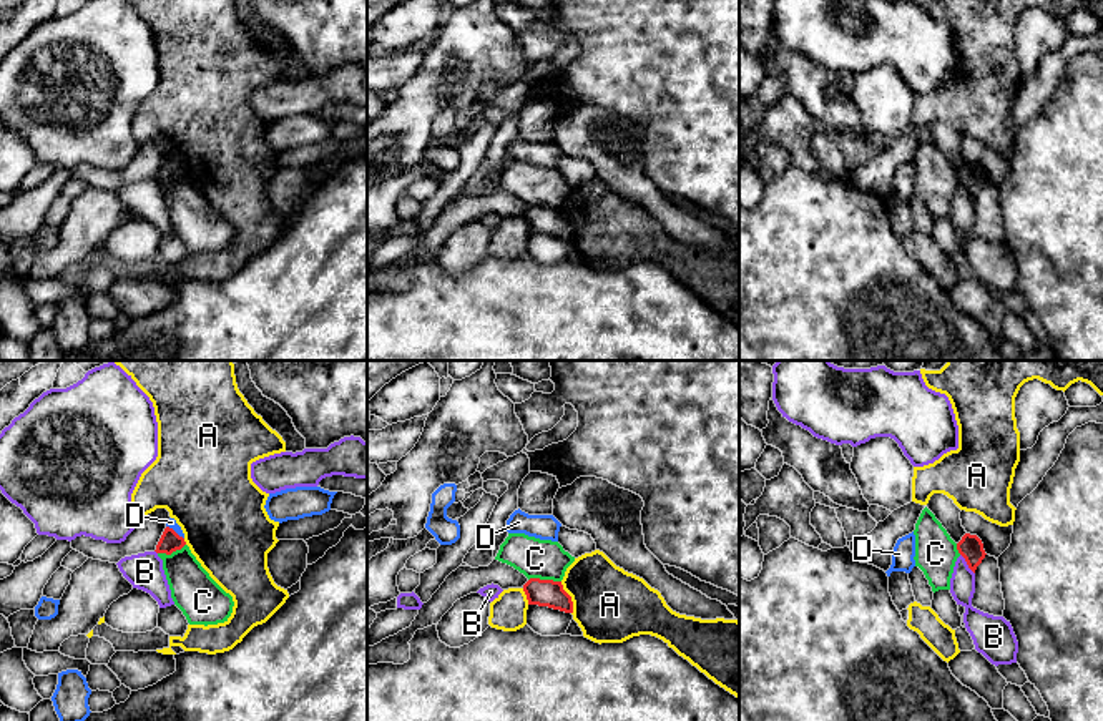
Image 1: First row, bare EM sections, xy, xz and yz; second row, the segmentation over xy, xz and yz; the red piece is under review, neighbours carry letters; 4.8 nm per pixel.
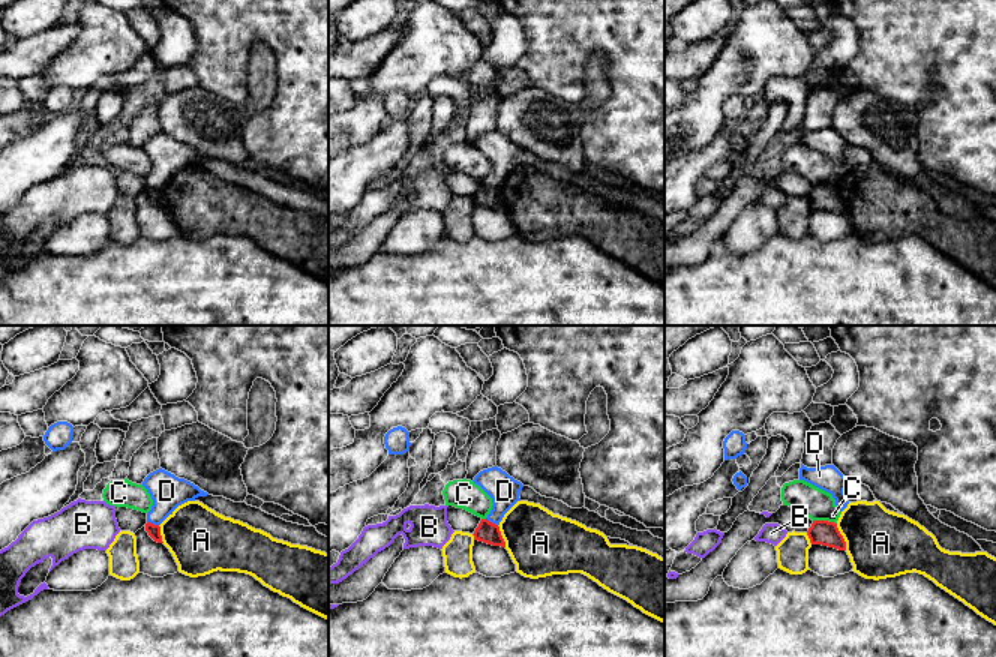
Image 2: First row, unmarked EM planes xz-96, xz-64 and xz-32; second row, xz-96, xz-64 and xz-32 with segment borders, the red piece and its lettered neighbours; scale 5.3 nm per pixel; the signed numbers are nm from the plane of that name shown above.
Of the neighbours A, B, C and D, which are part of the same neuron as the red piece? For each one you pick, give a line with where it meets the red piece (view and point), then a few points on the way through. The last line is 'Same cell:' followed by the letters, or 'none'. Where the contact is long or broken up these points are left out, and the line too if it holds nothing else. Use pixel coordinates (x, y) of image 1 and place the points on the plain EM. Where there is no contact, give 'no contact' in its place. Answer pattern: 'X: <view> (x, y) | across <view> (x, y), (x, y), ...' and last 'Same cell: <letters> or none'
Same cell: none

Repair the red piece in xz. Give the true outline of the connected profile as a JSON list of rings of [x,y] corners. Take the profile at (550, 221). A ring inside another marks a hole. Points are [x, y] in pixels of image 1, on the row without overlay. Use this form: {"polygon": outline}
{"polygon": [[[530,206],[523,213],[528,233],[548,234],[573,241],[571,224],[563,218],[561,209]]]}

